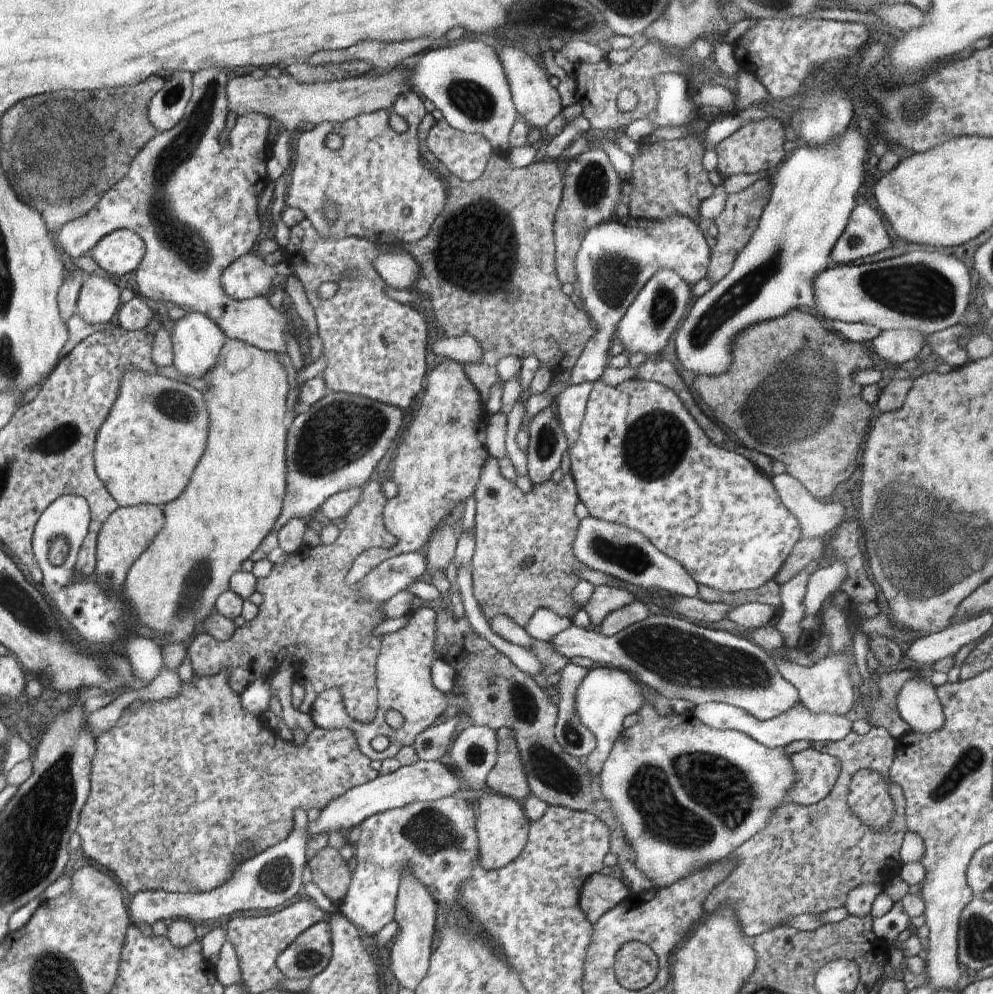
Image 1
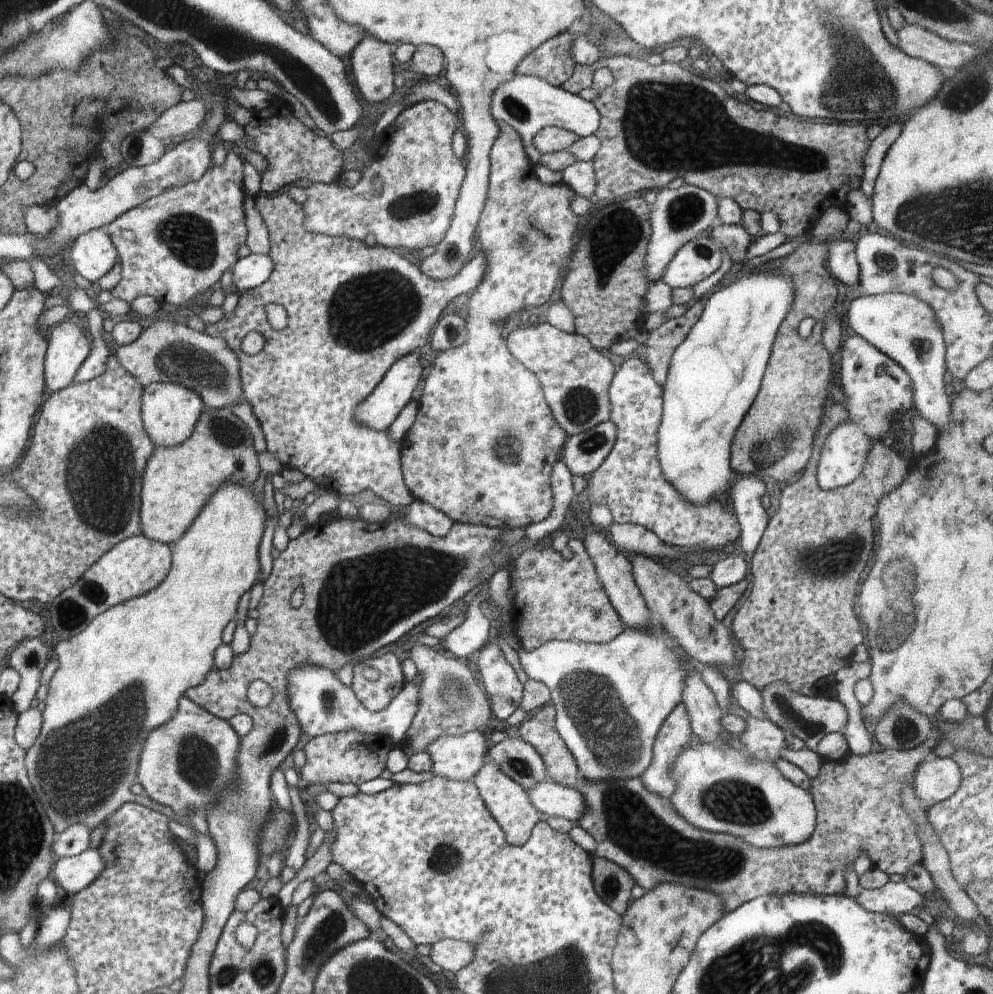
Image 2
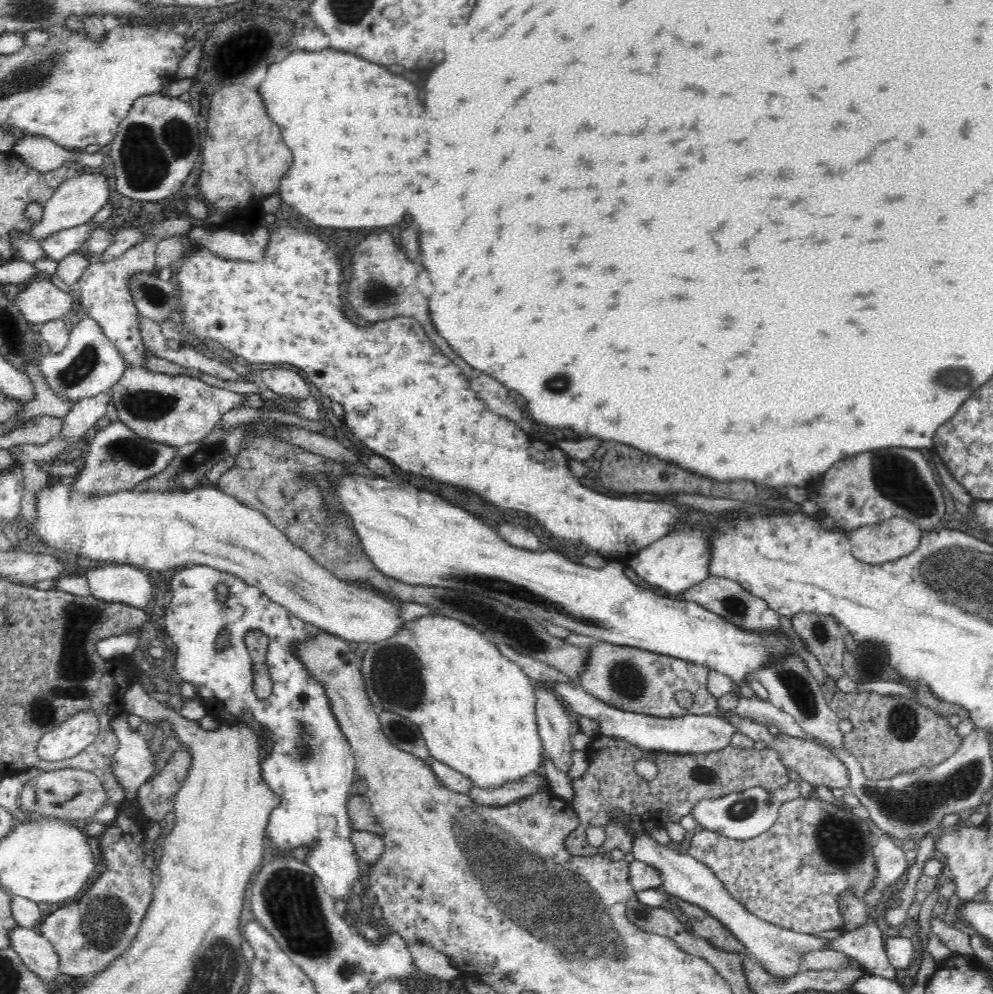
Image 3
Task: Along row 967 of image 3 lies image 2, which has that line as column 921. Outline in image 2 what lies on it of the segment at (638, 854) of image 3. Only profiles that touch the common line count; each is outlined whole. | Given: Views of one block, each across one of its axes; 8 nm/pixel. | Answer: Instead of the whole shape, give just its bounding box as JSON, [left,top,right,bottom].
[914,756,960,808]

